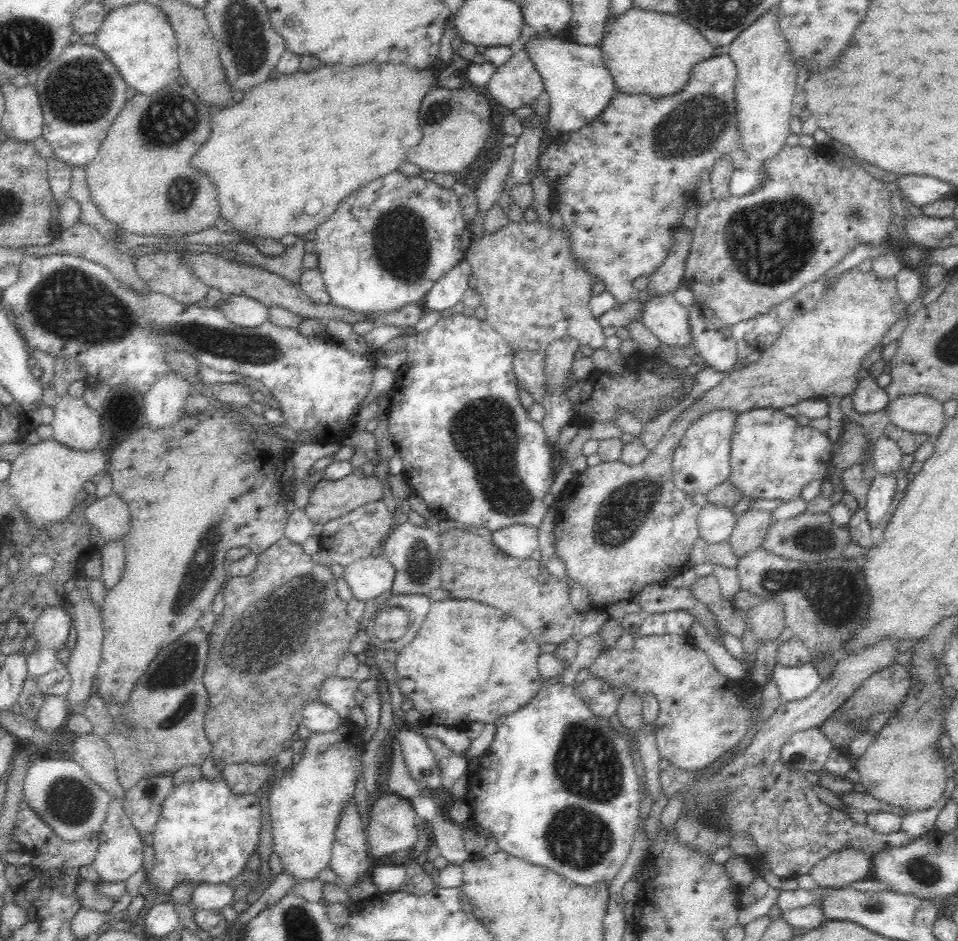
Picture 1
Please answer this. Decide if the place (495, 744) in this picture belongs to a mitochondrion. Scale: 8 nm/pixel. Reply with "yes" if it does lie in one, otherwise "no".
no

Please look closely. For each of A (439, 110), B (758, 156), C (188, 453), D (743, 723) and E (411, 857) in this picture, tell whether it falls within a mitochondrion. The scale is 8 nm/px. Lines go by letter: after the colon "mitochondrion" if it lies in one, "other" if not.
A: mitochondrion
B: other
C: other
D: other
E: other

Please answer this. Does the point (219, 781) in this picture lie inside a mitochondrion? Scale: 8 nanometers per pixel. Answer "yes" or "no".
no

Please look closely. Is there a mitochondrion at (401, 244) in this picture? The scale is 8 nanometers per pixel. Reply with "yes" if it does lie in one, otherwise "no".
yes

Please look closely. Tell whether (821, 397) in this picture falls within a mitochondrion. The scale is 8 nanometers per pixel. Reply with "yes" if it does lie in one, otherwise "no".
no

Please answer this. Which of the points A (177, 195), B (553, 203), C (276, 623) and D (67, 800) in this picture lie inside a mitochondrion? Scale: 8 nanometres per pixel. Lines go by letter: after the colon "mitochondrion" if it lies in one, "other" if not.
A: mitochondrion
B: other
C: mitochondrion
D: mitochondrion

